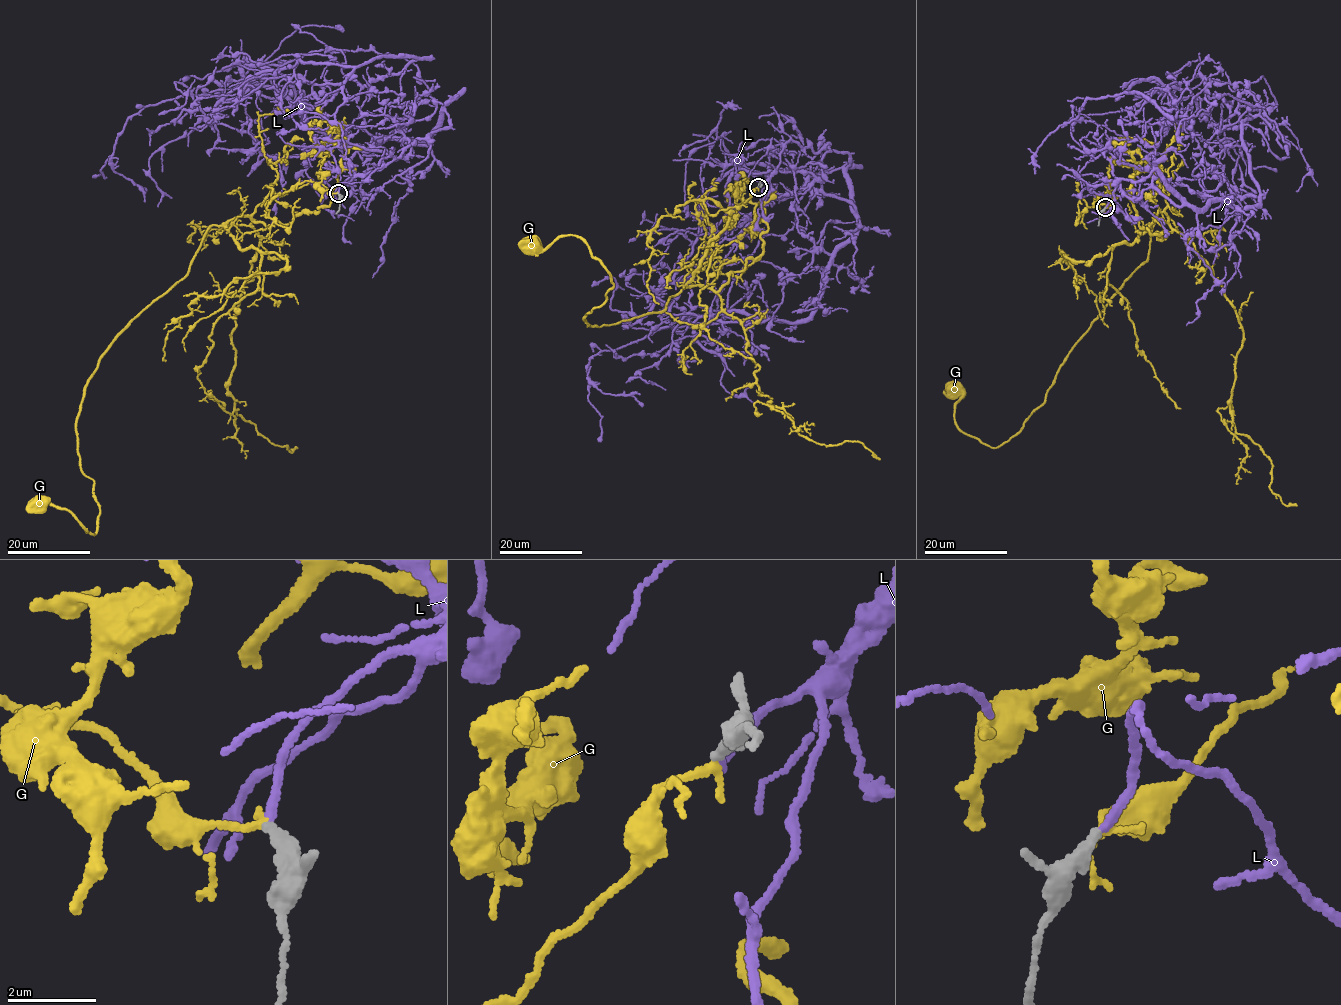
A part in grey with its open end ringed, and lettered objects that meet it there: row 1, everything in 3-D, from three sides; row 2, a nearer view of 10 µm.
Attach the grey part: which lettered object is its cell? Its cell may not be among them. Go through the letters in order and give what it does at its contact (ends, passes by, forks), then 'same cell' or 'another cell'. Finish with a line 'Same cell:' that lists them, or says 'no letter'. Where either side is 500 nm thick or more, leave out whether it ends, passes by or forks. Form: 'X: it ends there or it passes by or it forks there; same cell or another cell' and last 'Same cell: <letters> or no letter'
G: it ends there; another cell
L: it ends there; same cell
Same cell: L

